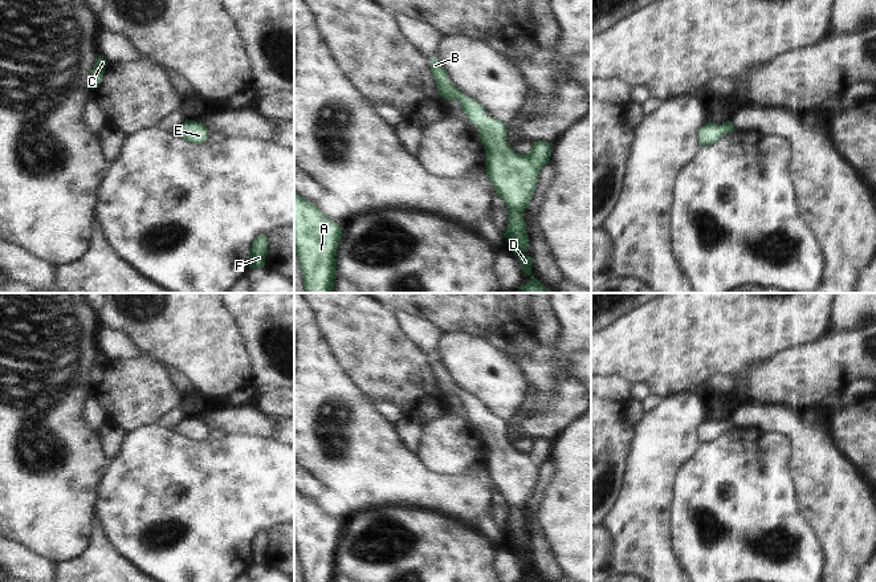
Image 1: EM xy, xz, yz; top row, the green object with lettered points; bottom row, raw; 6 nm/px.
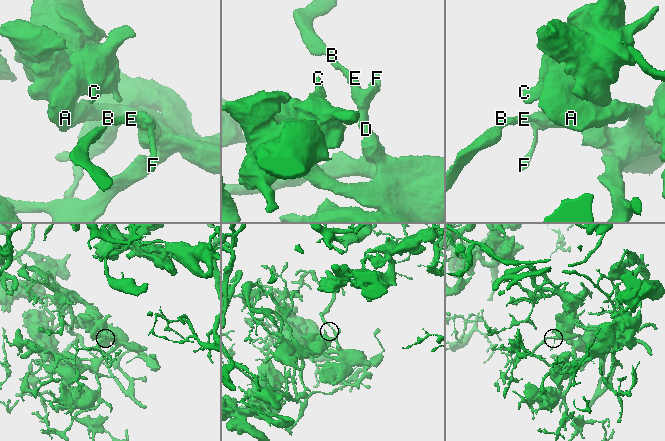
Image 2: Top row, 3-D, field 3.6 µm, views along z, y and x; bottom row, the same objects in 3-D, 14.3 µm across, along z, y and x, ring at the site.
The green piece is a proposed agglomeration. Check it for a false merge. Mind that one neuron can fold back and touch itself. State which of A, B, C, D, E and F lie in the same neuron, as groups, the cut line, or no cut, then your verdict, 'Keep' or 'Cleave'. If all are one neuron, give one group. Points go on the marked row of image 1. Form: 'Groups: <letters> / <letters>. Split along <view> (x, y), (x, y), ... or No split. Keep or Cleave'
Groups: A B C D E F. No split. Keep

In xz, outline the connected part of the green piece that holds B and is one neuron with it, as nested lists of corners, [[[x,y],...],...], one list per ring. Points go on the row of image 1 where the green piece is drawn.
[[[431,58],[429,68],[439,94],[445,99],[457,99],[469,123],[477,127],[486,151],[486,175],[496,194],[504,200],[508,213],[508,229],[504,233],[512,252],[518,257],[525,277],[531,280],[517,293],[551,293],[531,274],[533,260],[525,251],[530,249],[523,212],[530,207],[538,174],[551,156],[551,143],[538,141],[527,155],[516,154],[506,142],[506,125],[485,115],[485,109],[474,99],[461,93],[449,80],[437,60]]]

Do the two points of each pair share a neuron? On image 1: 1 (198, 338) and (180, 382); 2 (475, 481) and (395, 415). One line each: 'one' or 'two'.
1: two
2: two

